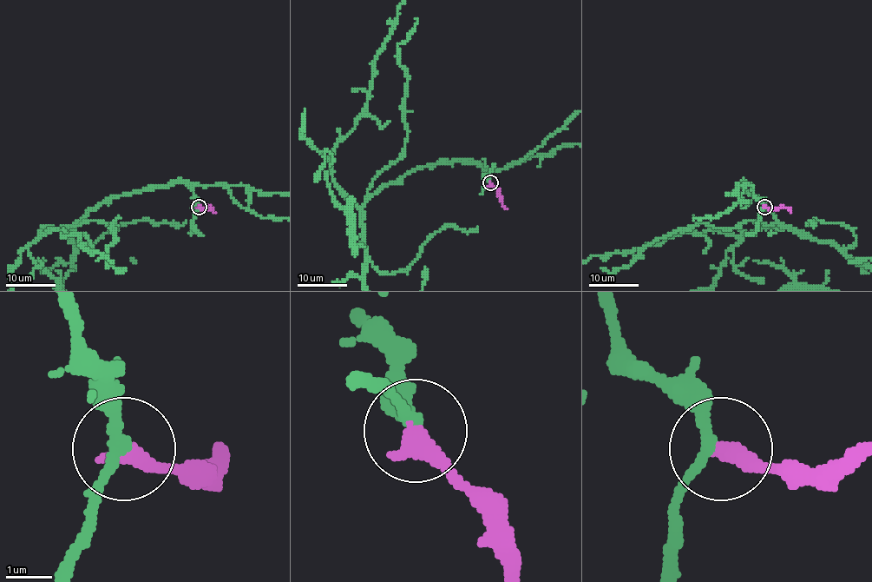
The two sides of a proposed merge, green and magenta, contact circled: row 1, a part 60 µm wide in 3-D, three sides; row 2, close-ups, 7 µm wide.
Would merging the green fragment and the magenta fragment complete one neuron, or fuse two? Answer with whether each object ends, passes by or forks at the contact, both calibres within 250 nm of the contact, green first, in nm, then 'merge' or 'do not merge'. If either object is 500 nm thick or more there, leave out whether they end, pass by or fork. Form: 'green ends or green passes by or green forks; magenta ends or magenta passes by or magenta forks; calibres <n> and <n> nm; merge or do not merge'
green passes by; magenta ends; calibres 260 and 440 nm; merge

